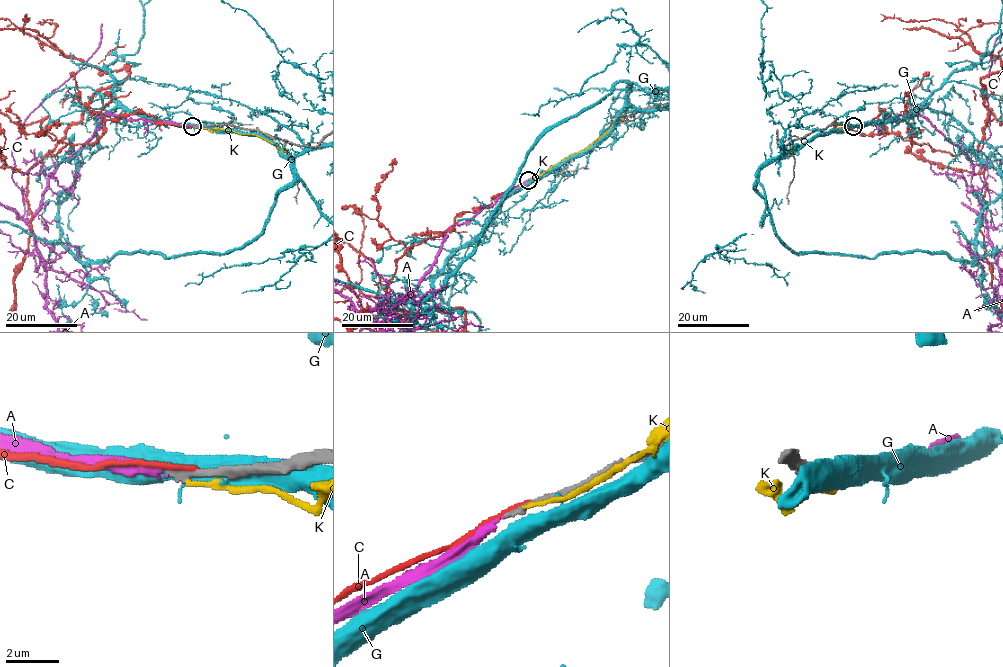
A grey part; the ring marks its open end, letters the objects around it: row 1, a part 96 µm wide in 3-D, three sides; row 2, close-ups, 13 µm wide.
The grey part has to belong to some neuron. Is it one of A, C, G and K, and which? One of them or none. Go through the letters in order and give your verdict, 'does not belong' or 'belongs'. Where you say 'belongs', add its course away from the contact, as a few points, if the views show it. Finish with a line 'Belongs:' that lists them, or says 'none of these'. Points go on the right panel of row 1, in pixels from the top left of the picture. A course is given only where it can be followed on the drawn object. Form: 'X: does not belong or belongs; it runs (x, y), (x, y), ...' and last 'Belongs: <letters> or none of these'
A: belongs
C: does not belong
G: does not belong
K: does not belong
Belongs: A

